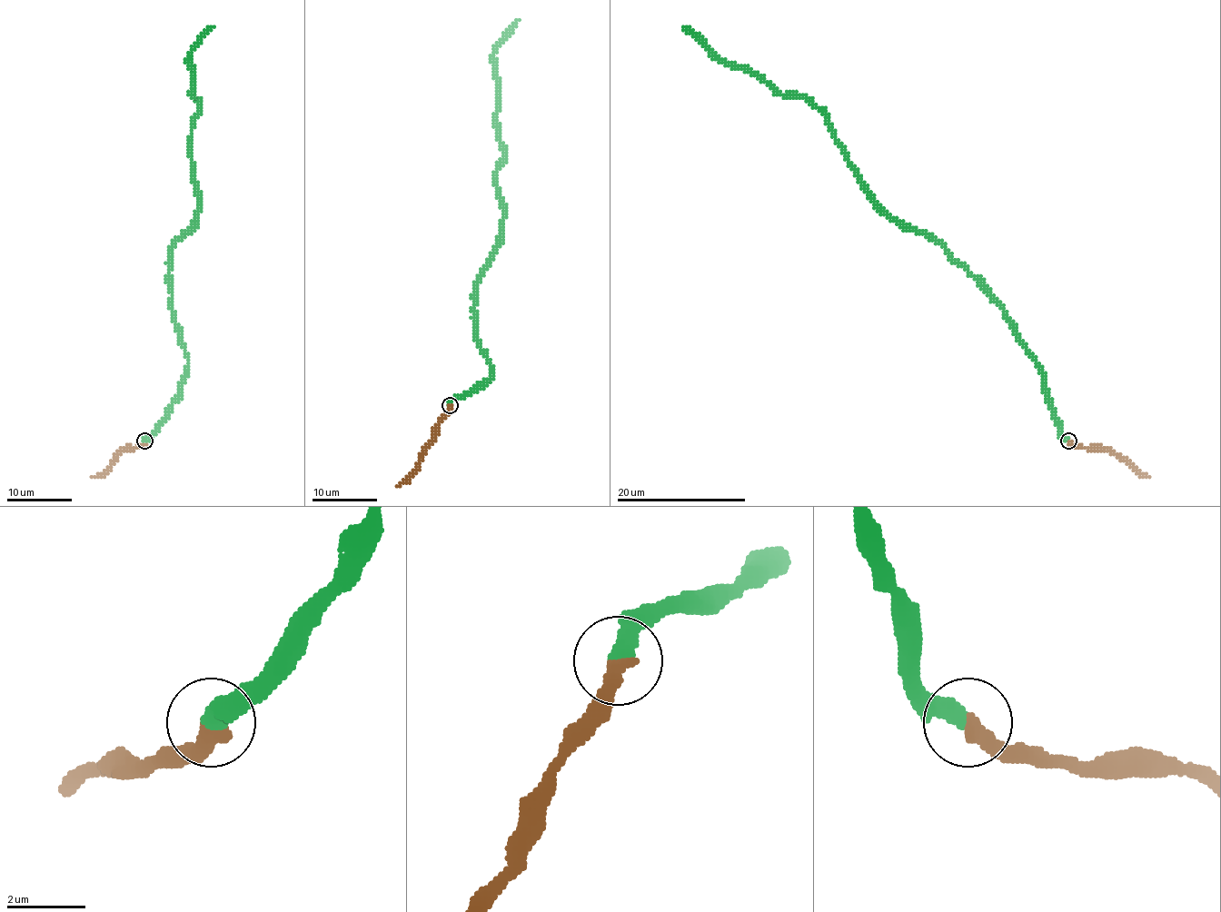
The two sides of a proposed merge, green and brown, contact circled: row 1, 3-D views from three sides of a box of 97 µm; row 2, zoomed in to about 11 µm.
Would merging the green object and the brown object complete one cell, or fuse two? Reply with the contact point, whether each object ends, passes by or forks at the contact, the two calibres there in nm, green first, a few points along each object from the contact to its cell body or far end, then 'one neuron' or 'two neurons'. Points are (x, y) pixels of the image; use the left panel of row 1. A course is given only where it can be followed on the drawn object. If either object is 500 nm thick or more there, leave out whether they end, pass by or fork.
place (144, 441); green ends; brown ends; calibres 460 and 440 nm; course green (143, 441), (187, 358), (171, 307), (171, 248), (197, 211), (191, 131), (200, 110), (189, 64), (212, 27); course brown (143, 441), (139, 447), (129, 447), (119, 453), (98, 476), (92, 477); one neuron

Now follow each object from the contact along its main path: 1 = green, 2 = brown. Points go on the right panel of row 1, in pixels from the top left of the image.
1: (1069, 441), (1004, 307), (943, 248), (875, 203), (809, 101), (778, 95), (682, 27)
2: (1069, 441), (1080, 447), (1103, 447), (1127, 460), (1148, 477)

